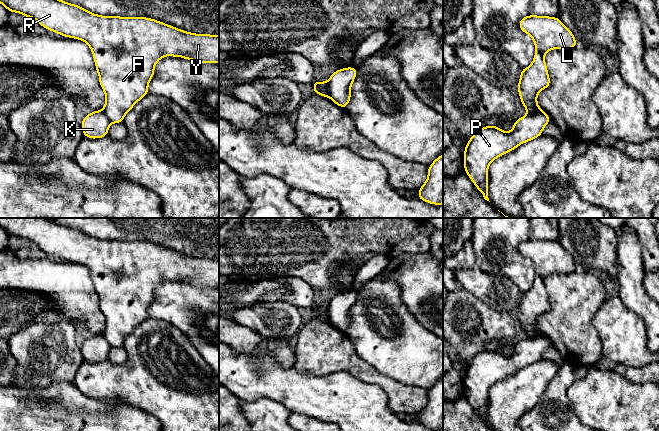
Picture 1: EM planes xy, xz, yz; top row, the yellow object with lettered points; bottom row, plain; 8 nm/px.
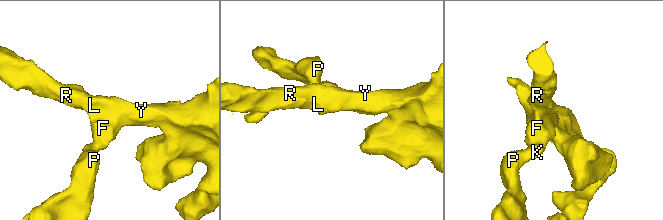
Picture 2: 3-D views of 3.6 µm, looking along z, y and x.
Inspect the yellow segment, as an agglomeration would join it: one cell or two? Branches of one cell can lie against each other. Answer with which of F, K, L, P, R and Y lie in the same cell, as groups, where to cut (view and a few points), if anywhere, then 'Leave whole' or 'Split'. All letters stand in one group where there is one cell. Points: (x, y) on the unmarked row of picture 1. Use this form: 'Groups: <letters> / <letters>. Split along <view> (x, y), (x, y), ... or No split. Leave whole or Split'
Groups: F L R Y / K P. Split along xz (327, 306), (329, 320). Split

